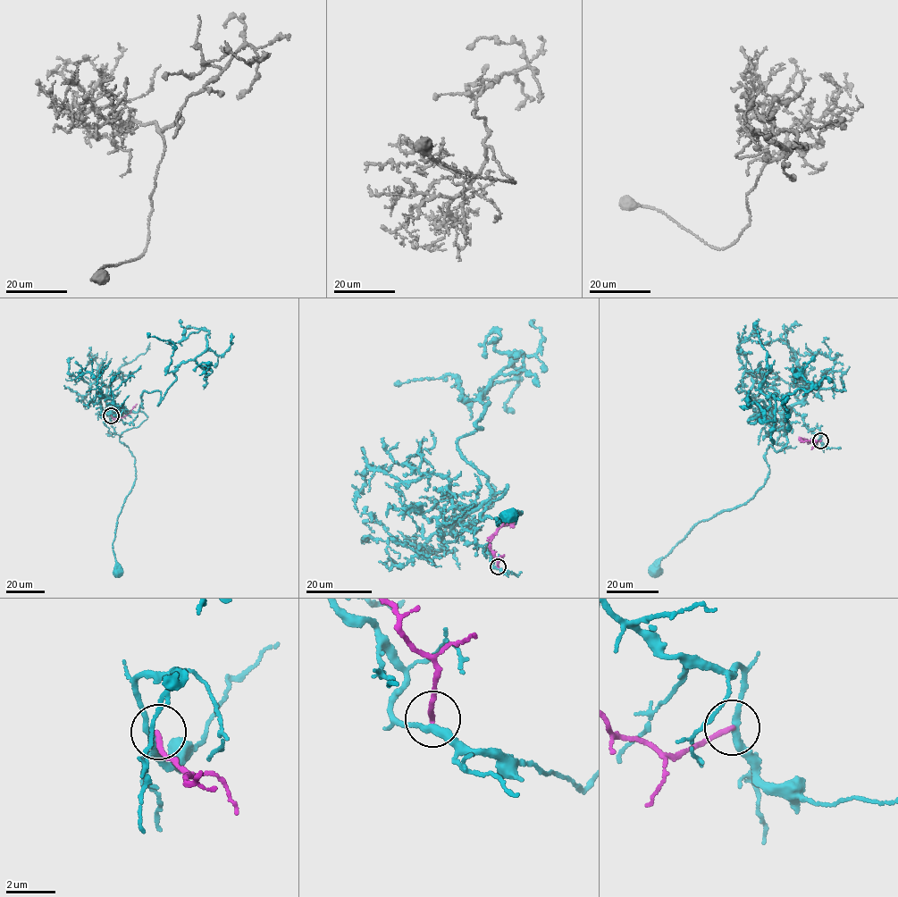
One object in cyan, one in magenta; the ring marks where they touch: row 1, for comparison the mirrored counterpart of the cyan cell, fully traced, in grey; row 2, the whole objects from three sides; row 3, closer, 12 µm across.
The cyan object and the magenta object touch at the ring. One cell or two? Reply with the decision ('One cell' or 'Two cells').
Two cells

